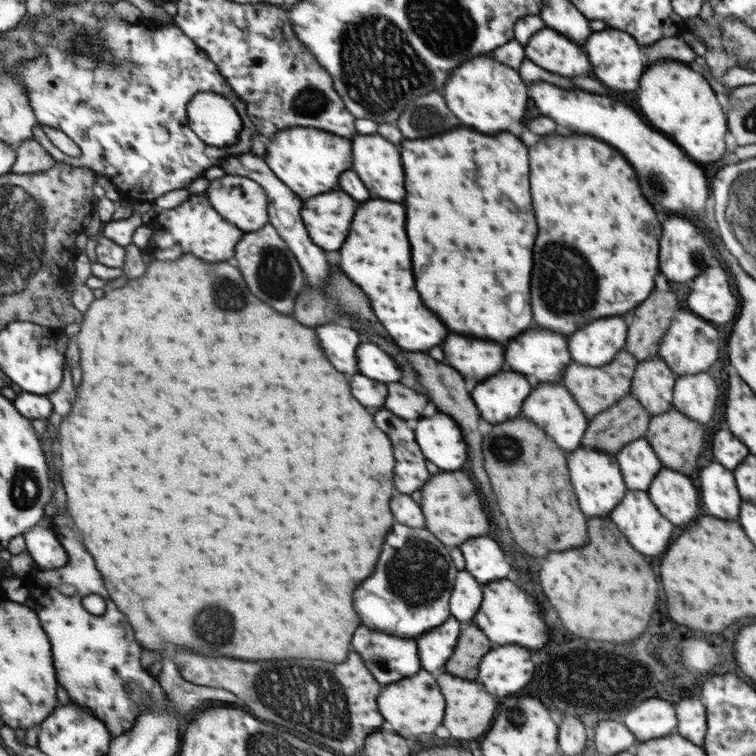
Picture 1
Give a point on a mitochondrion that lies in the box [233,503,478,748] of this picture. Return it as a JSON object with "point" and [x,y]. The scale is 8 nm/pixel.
{"point":[304,697]}

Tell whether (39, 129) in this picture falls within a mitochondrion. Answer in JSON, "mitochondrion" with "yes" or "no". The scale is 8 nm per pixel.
{"mitochondrion":"no"}

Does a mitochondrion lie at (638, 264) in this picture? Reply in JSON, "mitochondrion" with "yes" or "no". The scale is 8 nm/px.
{"mitochondrion":"no"}

